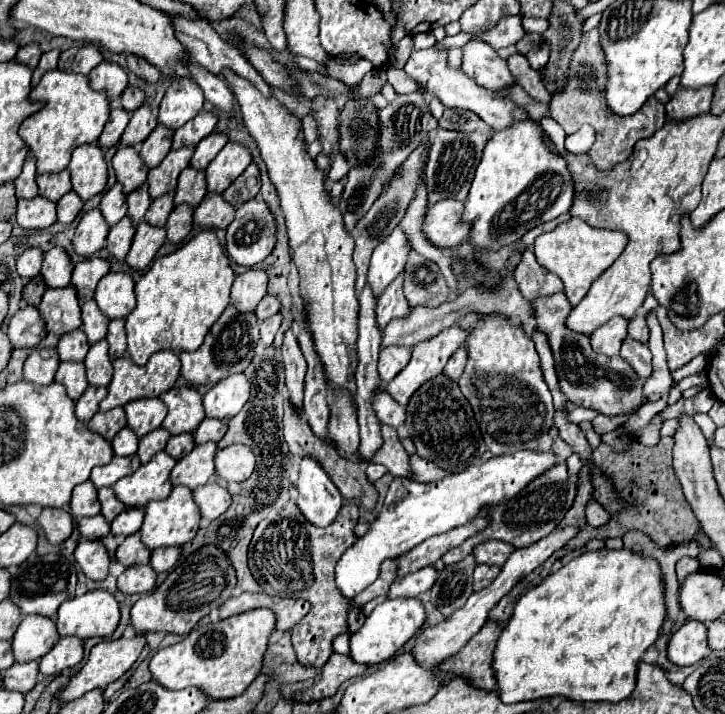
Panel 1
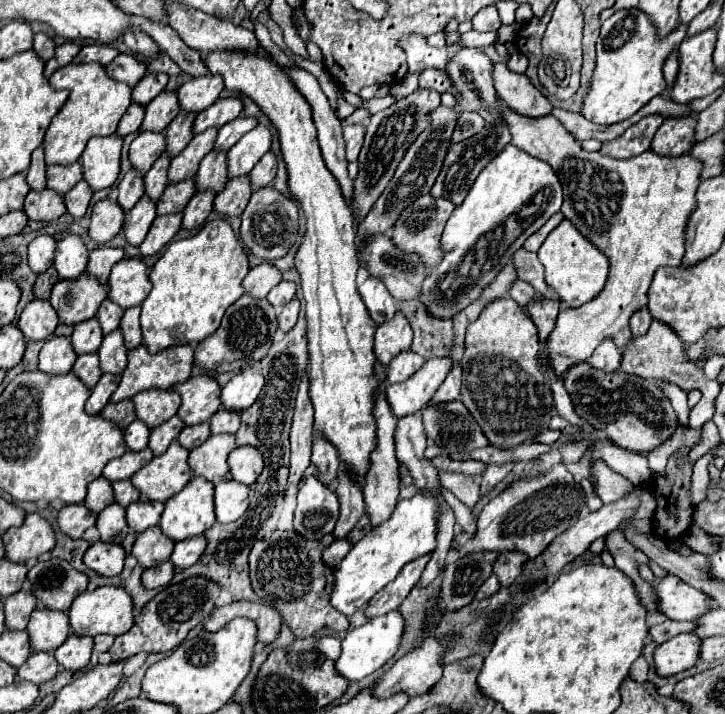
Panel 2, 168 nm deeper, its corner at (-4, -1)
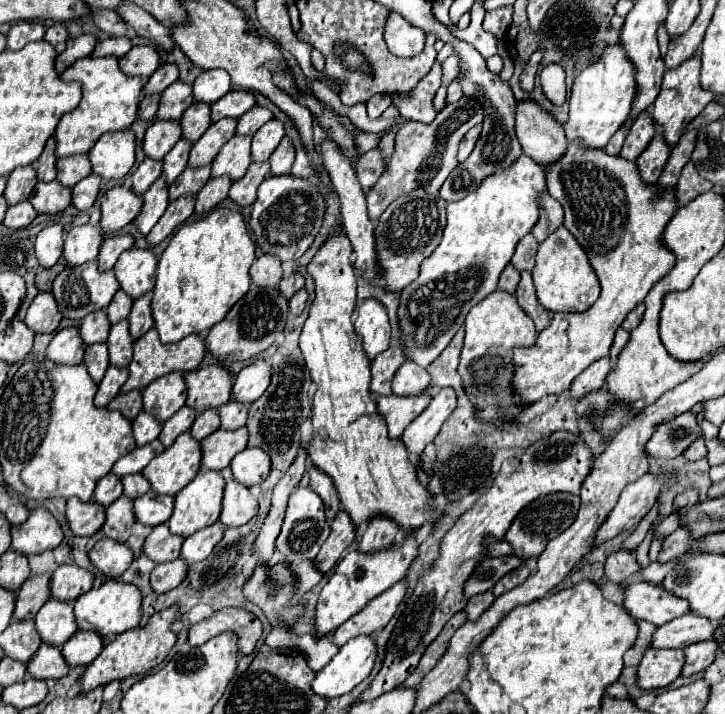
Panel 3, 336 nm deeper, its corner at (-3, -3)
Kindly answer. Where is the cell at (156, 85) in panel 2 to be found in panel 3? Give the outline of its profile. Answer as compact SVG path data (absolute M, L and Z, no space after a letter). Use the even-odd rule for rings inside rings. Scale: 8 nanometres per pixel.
M163 63L145 83L145 93L161 93L165 91L171 83L175 83L179 79L179 67L175 63Z

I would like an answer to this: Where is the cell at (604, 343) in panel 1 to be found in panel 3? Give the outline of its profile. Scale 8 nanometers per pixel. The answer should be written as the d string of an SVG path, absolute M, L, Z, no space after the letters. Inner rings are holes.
M607 357L595 361L591 367L587 367L587 371L583 371L583 375L579 375L579 379L575 379L575 383L569 389L569 397L579 401L583 399L583 395L601 389L605 385L605 377L611 371L611 361Z

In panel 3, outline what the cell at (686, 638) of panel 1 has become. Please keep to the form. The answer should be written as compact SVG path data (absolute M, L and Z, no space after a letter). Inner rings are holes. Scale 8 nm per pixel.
M649 649L637 667L637 685L643 691L665 689L681 675L683 663L683 649Z

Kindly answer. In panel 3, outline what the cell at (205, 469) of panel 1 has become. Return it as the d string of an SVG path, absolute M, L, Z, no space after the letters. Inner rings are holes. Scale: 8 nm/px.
M247 427L235 431L217 429L207 439L203 439L203 463L201 469L221 471L231 463L231 459L247 447Z

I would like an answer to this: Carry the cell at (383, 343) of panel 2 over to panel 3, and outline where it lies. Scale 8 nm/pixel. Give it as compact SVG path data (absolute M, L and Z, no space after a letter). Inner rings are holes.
M389 347L371 363L371 385L369 391L375 395L391 395L391 381L395 371L405 363L399 347Z

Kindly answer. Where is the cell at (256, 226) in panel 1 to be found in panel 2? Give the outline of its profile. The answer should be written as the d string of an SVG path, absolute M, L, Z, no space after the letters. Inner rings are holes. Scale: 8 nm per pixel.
M272 187L254 191L246 211L242 213L242 223L240 223L242 245L258 259L274 261L286 255L286 251L296 243L296 235L298 235L298 205Z

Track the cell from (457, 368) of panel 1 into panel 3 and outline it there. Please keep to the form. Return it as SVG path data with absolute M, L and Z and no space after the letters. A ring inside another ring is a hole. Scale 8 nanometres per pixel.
M451 387L439 389L439 393L435 397L431 397L429 407L403 431L401 441L407 447L407 451L421 455L425 445L435 439L441 425L453 413L455 405L457 405L455 391Z

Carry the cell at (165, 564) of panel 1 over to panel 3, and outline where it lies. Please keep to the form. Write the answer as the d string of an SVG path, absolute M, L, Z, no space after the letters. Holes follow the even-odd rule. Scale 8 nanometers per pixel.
M213 523L193 535L189 535L183 543L183 549L181 549L181 557L193 565L193 563L199 563L201 559L207 559L213 551L213 547L223 539L223 527L221 523Z

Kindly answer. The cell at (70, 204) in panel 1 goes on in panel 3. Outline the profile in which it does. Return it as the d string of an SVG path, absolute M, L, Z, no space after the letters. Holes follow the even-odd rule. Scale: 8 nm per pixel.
M89 175L85 179L81 179L75 187L73 187L73 205L83 211L83 209L89 209L97 195L99 195L99 187L101 187L101 179L97 175Z

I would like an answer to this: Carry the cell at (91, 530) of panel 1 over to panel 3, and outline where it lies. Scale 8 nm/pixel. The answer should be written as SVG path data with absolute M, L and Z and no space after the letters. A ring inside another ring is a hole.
M121 495L113 505L107 507L107 521L103 525L103 533L111 539L117 539L119 543L125 543L131 535L129 529L133 523L135 523L133 501Z

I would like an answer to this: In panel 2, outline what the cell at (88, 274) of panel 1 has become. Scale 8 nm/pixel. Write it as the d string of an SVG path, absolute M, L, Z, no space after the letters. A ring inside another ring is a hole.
M112 247L96 249L96 251L90 253L86 273L92 275L92 277L96 277L100 285L106 285L112 267L114 267L118 261L122 261L122 259L124 259L124 251L122 251L122 249L112 249Z

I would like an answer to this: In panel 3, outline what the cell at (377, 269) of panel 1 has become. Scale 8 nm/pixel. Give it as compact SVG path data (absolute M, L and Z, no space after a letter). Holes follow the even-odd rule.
M375 299L363 301L357 307L353 327L355 327L355 333L361 337L363 351L369 361L373 361L379 353L383 353L389 347L391 327L389 327L387 311L379 301Z

